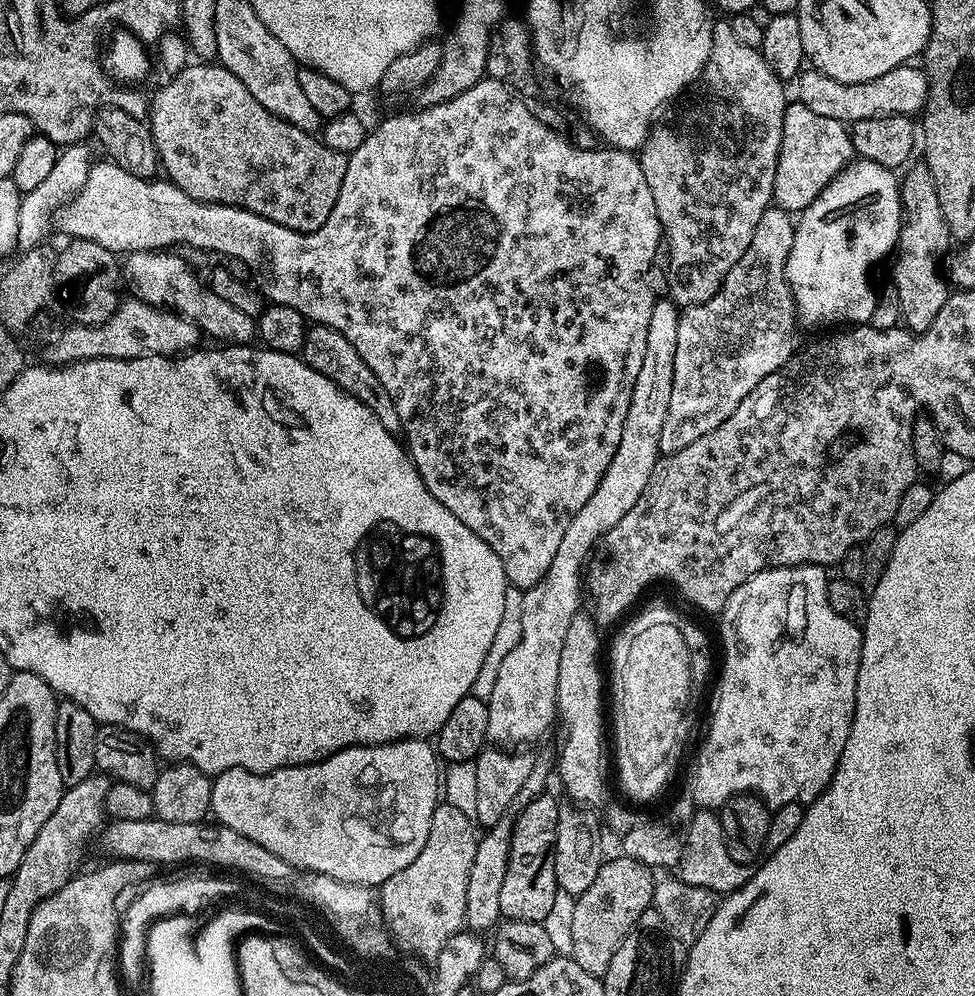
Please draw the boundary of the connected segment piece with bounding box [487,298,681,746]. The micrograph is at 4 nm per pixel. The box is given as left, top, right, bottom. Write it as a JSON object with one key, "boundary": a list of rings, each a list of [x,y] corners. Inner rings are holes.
{"boundary":[[[660,298],[653,303],[650,310],[650,326],[646,333],[646,354],[642,358],[642,370],[638,370],[638,378],[634,382],[634,390],[632,391],[632,398],[630,400],[630,410],[626,412],[626,422],[622,426],[622,442],[618,442],[618,450],[614,450],[614,458],[610,458],[610,466],[606,470],[606,474],[602,474],[602,482],[598,482],[598,490],[594,490],[594,494],[590,494],[590,502],[586,502],[586,506],[582,506],[582,510],[578,510],[578,514],[574,514],[570,526],[566,526],[566,534],[562,538],[562,543],[558,545],[558,554],[554,554],[554,562],[550,562],[550,570],[546,570],[542,582],[538,582],[533,588],[527,589],[520,597],[518,611],[520,621],[522,622],[522,634],[518,638],[514,650],[510,650],[510,654],[506,654],[506,658],[502,658],[502,666],[498,668],[497,684],[492,687],[492,692],[487,698],[488,709],[490,710],[488,738],[493,745],[528,746],[531,740],[538,739],[551,724],[555,725],[557,723],[558,661],[562,658],[562,642],[566,642],[566,630],[570,630],[570,622],[581,611],[580,592],[582,596],[582,577],[585,575],[586,565],[594,549],[599,545],[600,537],[605,536],[614,526],[618,526],[618,522],[622,522],[622,518],[628,513],[630,506],[634,506],[634,502],[638,502],[638,498],[642,498],[642,490],[646,490],[646,482],[650,482],[650,474],[654,474],[656,461],[662,455],[662,449],[658,446],[658,434],[662,434],[662,422],[666,422],[666,410],[670,407],[670,389],[674,386],[674,350],[678,350],[678,322],[680,321],[680,313],[681,309],[673,304],[671,299]]]}

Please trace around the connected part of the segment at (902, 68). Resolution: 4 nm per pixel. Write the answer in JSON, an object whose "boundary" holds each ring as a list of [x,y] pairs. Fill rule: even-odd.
{"boundary":[[[915,63],[899,64],[894,70],[882,74],[882,78],[874,78],[861,84],[838,82],[838,78],[830,78],[818,69],[809,67],[801,71],[794,87],[800,91],[799,103],[810,106],[817,114],[825,118],[834,118],[845,126],[857,124],[866,118],[879,116],[911,116],[923,113],[924,103],[928,100],[928,74],[923,67]]]}

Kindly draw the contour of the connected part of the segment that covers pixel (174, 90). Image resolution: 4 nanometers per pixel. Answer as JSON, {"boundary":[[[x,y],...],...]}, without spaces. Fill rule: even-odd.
{"boundary":[[[219,62],[196,63],[200,64],[189,63],[176,76],[165,79],[165,84],[150,96],[147,123],[152,131],[152,138],[159,156],[159,167],[163,175],[171,183],[177,184],[186,194],[190,194],[190,198],[200,200],[204,204],[229,204],[235,208],[244,208],[247,212],[258,214],[270,222],[278,222],[278,226],[286,226],[295,232],[318,230],[324,225],[326,218],[330,218],[334,210],[334,202],[338,202],[338,194],[342,190],[342,178],[346,178],[347,155],[338,150],[330,150],[330,146],[326,146],[319,135],[302,130],[278,118],[278,114],[270,114],[270,110],[266,110],[266,106],[262,106],[262,102],[258,102],[258,98],[254,98],[254,94],[250,94],[250,90],[246,90],[246,86],[242,86],[242,82],[238,82],[238,78],[234,78],[234,74],[230,74],[230,70],[226,70],[223,64]]]}

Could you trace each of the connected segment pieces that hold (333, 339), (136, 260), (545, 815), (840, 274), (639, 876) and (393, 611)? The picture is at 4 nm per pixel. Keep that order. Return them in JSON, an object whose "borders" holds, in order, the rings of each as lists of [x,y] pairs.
{"borders":[[[[312,324],[304,334],[302,359],[305,364],[318,370],[318,374],[330,378],[330,382],[337,384],[343,392],[358,398],[358,402],[362,402],[362,406],[366,406],[366,410],[370,410],[370,414],[374,414],[374,418],[378,418],[378,422],[382,422],[386,430],[393,434],[400,432],[398,410],[386,391],[386,386],[382,386],[382,381],[375,376],[374,370],[366,366],[362,354],[358,354],[358,350],[350,346],[350,341],[341,332],[325,324]]],[[[157,250],[155,252],[134,252],[123,261],[122,272],[132,283],[135,299],[145,300],[147,304],[157,305],[165,310],[171,310],[178,316],[184,316],[191,324],[196,325],[205,337],[213,336],[213,341],[223,342],[228,346],[251,345],[258,334],[258,324],[255,317],[242,314],[230,302],[218,298],[203,279],[200,280],[184,265],[180,256],[175,256],[172,250]]],[[[550,794],[533,798],[529,805],[515,817],[510,842],[509,866],[503,879],[501,917],[507,920],[524,920],[525,922],[542,922],[555,902],[558,889],[555,880],[553,848],[556,844],[556,827],[559,824],[561,801],[556,801]]],[[[859,158],[853,159],[829,182],[826,190],[822,190],[822,194],[818,194],[818,198],[814,198],[814,202],[810,202],[810,206],[806,206],[806,210],[799,213],[798,219],[795,221],[794,246],[790,246],[790,254],[784,267],[784,275],[788,277],[788,285],[792,291],[792,297],[796,299],[796,315],[801,325],[809,324],[812,328],[820,328],[823,324],[836,324],[832,326],[864,326],[871,321],[878,296],[877,293],[868,292],[872,288],[871,282],[868,281],[868,269],[871,268],[872,264],[878,263],[888,251],[891,253],[897,247],[900,225],[902,223],[900,180],[896,178],[892,180],[892,176],[894,176],[893,169],[886,166],[878,166],[878,162],[870,162],[869,160],[861,160]]],[[[616,854],[613,860],[605,859],[598,876],[580,896],[575,897],[574,923],[571,926],[573,938],[572,960],[586,970],[603,978],[610,970],[614,950],[630,934],[630,930],[642,918],[642,914],[652,908],[653,869],[634,858]]],[[[380,516],[380,520],[372,520],[372,524],[368,524],[364,532],[360,532],[360,540],[355,540],[352,544],[352,588],[356,588],[360,604],[364,604],[364,609],[372,612],[372,616],[376,616],[380,624],[384,624],[384,632],[388,632],[392,640],[400,640],[400,644],[416,644],[416,640],[424,640],[424,636],[432,636],[432,632],[436,632],[436,624],[440,624],[440,616],[444,616],[444,608],[448,605],[448,564],[444,564],[444,547],[429,532],[419,532],[396,520],[388,520],[388,516]]]]}

